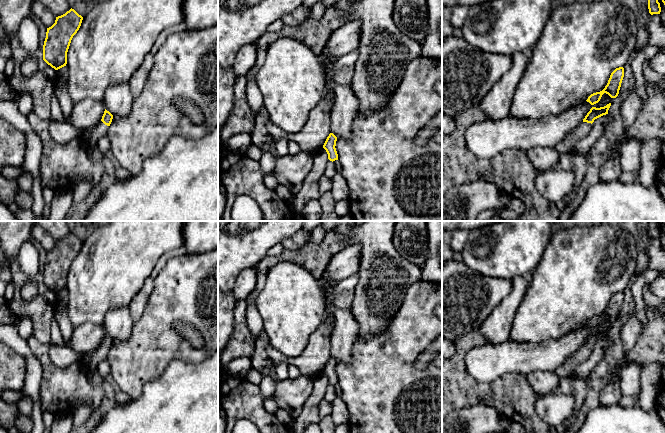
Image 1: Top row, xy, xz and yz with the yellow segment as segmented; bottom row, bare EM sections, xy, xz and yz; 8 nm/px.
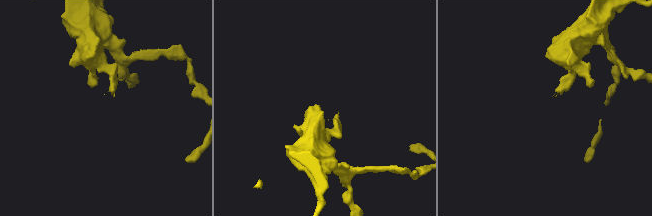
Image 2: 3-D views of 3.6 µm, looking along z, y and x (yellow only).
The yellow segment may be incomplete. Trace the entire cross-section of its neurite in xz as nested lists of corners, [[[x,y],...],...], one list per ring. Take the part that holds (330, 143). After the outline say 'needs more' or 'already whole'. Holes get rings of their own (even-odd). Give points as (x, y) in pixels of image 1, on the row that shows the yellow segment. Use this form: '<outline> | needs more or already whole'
[[[330,133],[323,145],[323,148],[328,154],[328,159],[332,162],[338,160],[338,154],[335,148],[336,141],[337,137],[333,133]]] | already whole

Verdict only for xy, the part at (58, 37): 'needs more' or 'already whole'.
already whole

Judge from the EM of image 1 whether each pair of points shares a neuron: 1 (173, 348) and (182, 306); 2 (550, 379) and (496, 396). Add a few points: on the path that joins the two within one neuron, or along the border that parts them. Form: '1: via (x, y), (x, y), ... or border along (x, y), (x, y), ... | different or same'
1: via (168, 338), (168, 320), (172, 316) | same
2: border along (525, 376), (528, 384), (540, 395) | different

